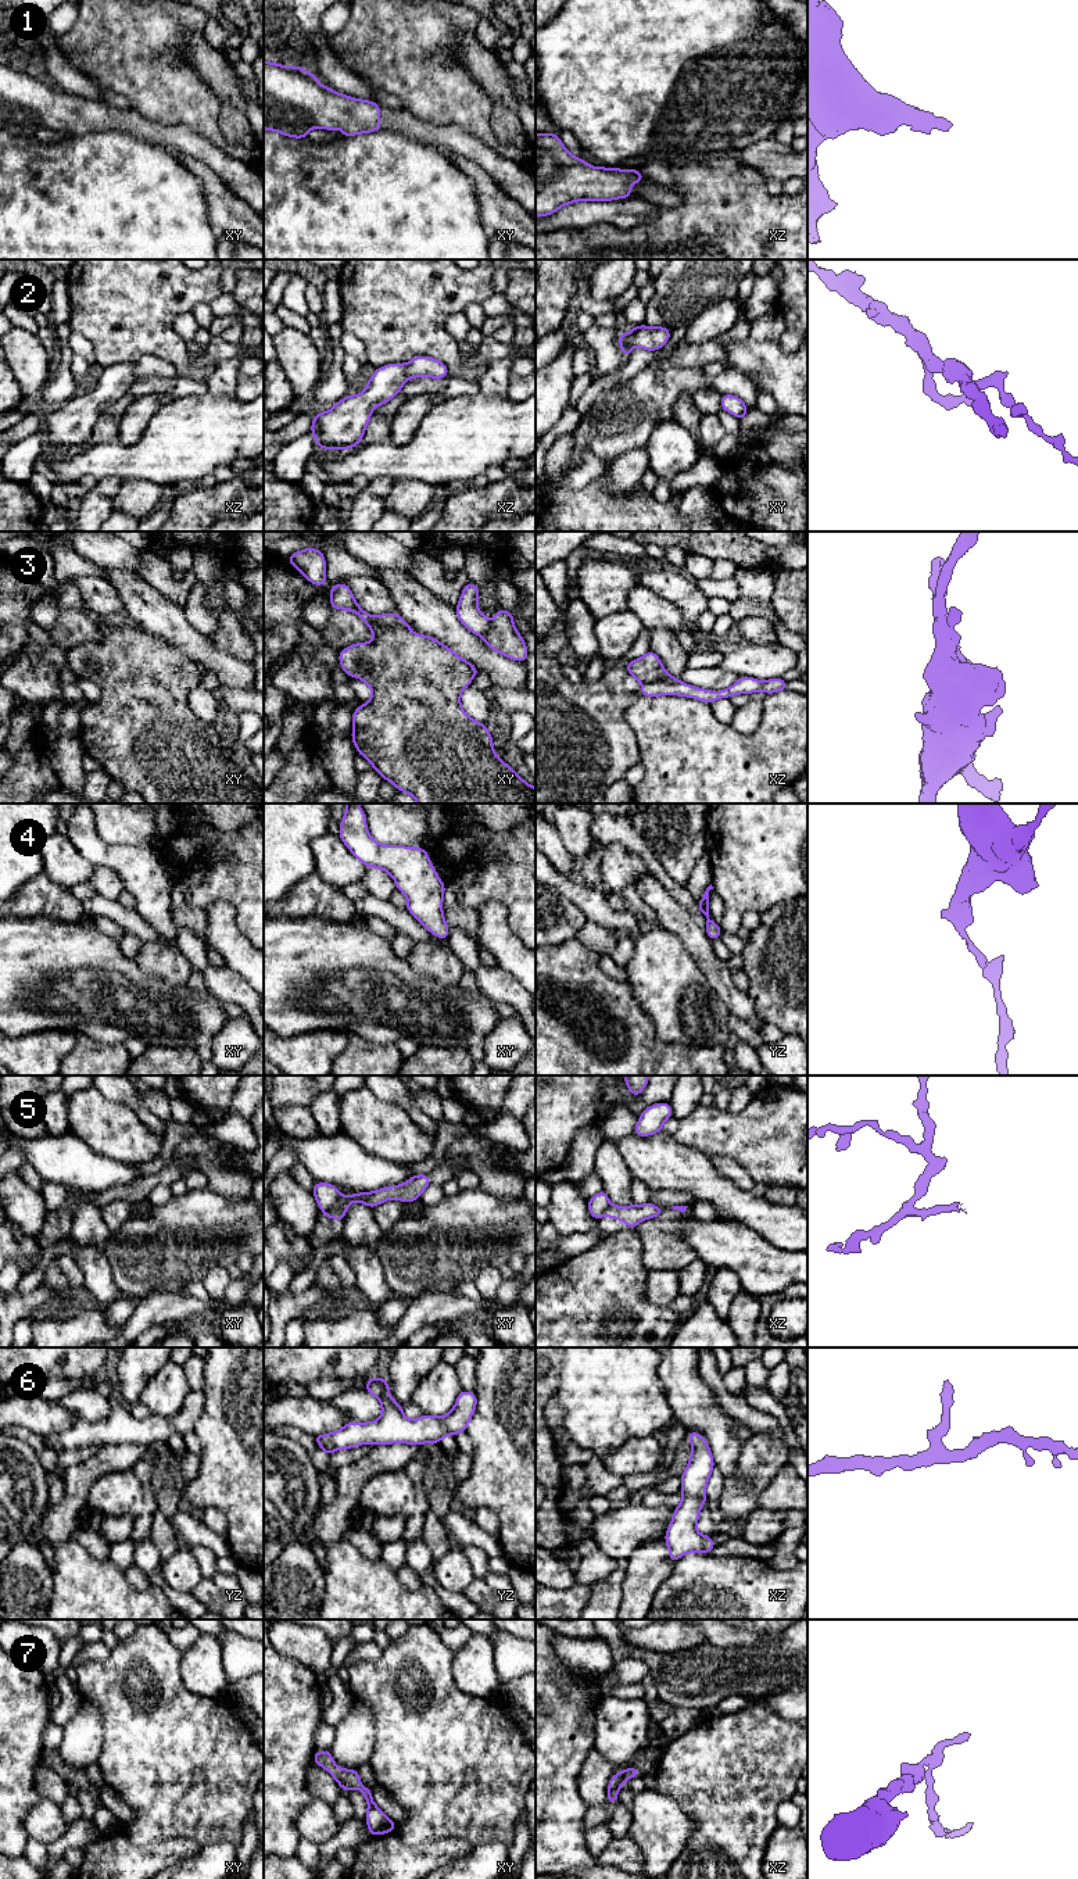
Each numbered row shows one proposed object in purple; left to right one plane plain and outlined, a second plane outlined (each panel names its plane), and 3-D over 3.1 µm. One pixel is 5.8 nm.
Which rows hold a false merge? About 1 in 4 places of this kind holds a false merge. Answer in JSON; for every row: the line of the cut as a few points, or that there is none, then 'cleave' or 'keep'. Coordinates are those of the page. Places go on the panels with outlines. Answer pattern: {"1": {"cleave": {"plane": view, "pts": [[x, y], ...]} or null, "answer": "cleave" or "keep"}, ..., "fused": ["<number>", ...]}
{"1": {"cleave": null, "answer": "keep"}, "2": {"cleave": null, "answer": "keep"}, "3": {"cleave": null, "answer": "keep"}, "4": {"cleave": null, "answer": "keep"}, "5": {"cleave": {"plane": "xy", "pts": [[340, 1195], [323, 1212]]}, "answer": "cleave"}, "6": {"cleave": null, "answer": "keep"}, "7": {"cleave": null, "answer": "keep"}, "fused": ["5"]}

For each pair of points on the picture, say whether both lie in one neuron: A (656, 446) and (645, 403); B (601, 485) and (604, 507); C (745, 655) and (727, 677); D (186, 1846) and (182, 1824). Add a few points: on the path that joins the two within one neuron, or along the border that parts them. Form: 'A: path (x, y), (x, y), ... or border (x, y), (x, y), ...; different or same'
A: border (672, 418), (662, 422), (652, 432), (645, 447); different
B: path (601, 490), (601, 501); same
C: border (717, 666), (738, 676); different
D: border (153, 1842), (190, 1838), (200, 1846); different

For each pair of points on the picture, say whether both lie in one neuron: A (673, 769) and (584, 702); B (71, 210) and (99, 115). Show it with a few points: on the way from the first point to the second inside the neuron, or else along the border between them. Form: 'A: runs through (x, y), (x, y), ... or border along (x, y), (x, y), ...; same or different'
A: border along (625, 712), (625, 719), (634, 732), (641, 759); different
B: border along (126, 133), (108, 126), (99, 132), (68, 136); different

